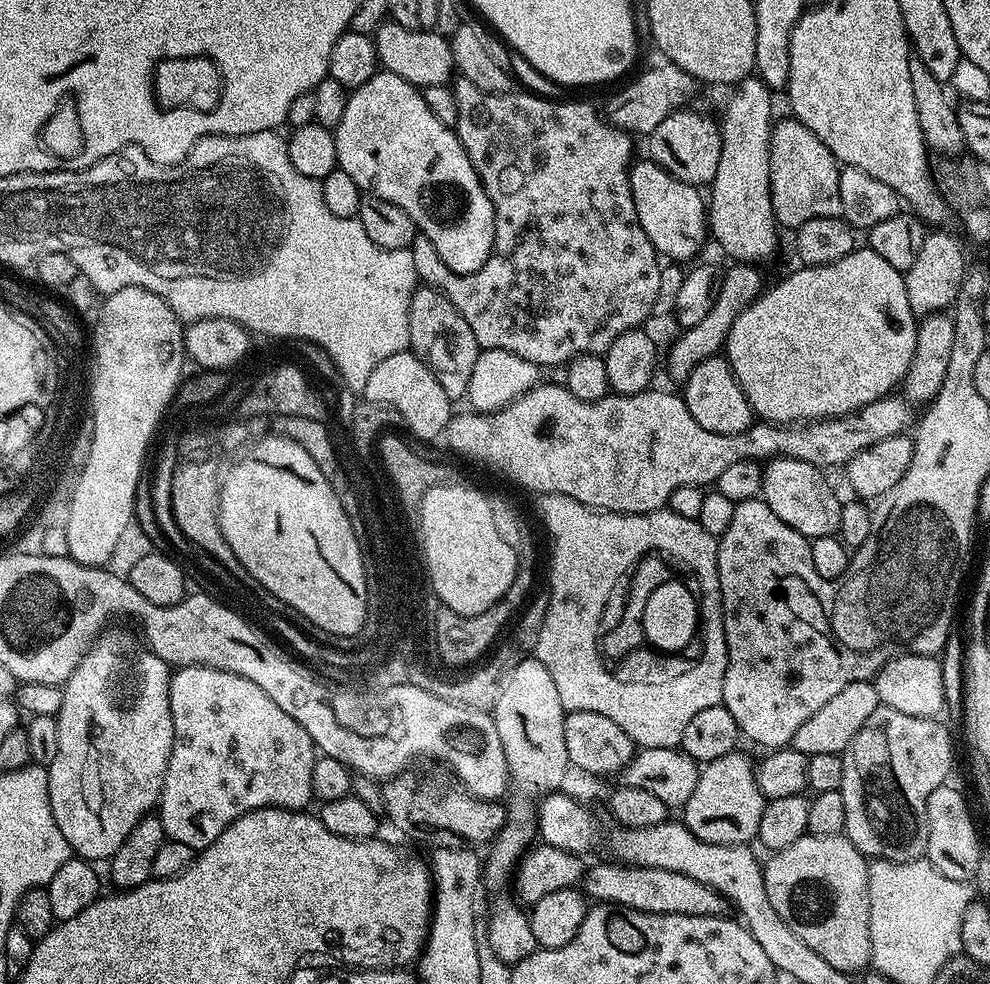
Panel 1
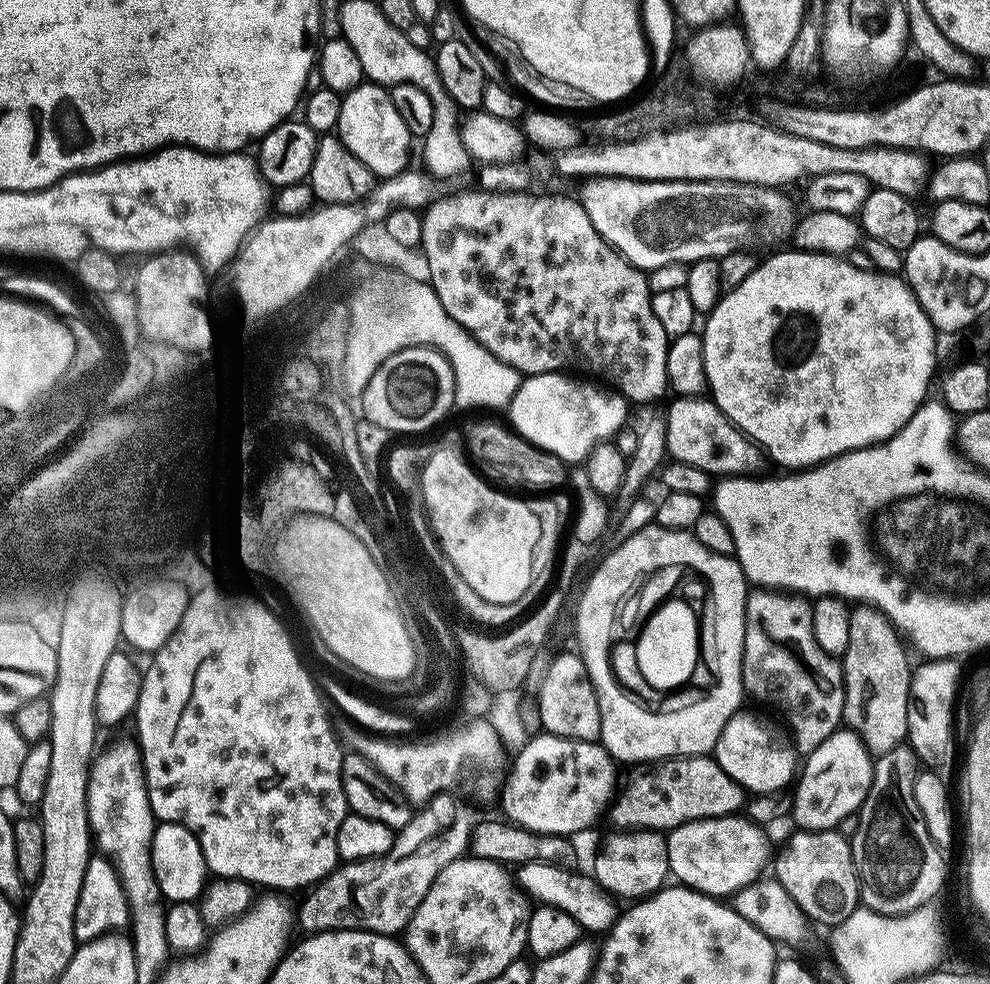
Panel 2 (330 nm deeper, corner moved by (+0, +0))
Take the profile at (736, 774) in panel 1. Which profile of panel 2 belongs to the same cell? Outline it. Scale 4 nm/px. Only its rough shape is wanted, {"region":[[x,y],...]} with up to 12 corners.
{"region":[[686,822],[667,833],[668,870],[732,898],[769,863],[759,823]]}

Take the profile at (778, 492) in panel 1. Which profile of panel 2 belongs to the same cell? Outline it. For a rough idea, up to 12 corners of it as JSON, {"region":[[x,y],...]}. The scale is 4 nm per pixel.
{"region":[[676,396],[667,455],[716,478],[752,474],[761,449],[710,398]]}

